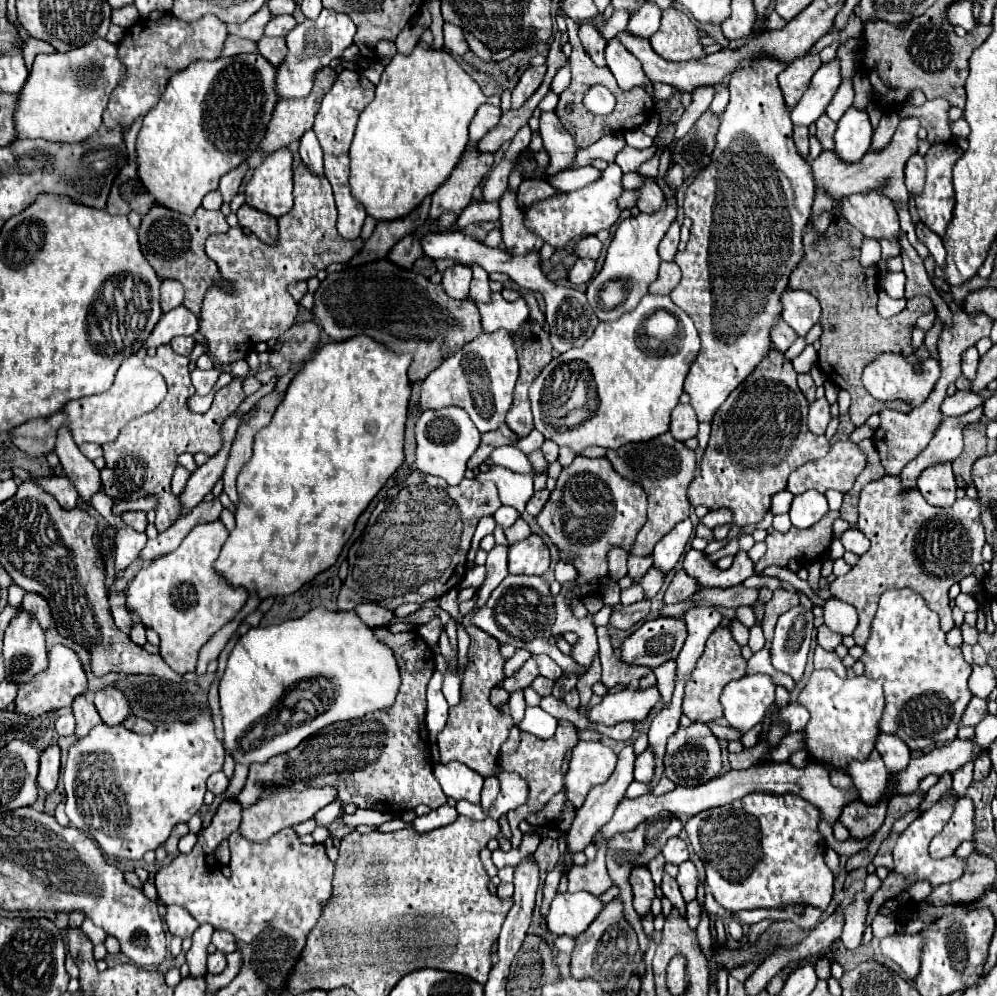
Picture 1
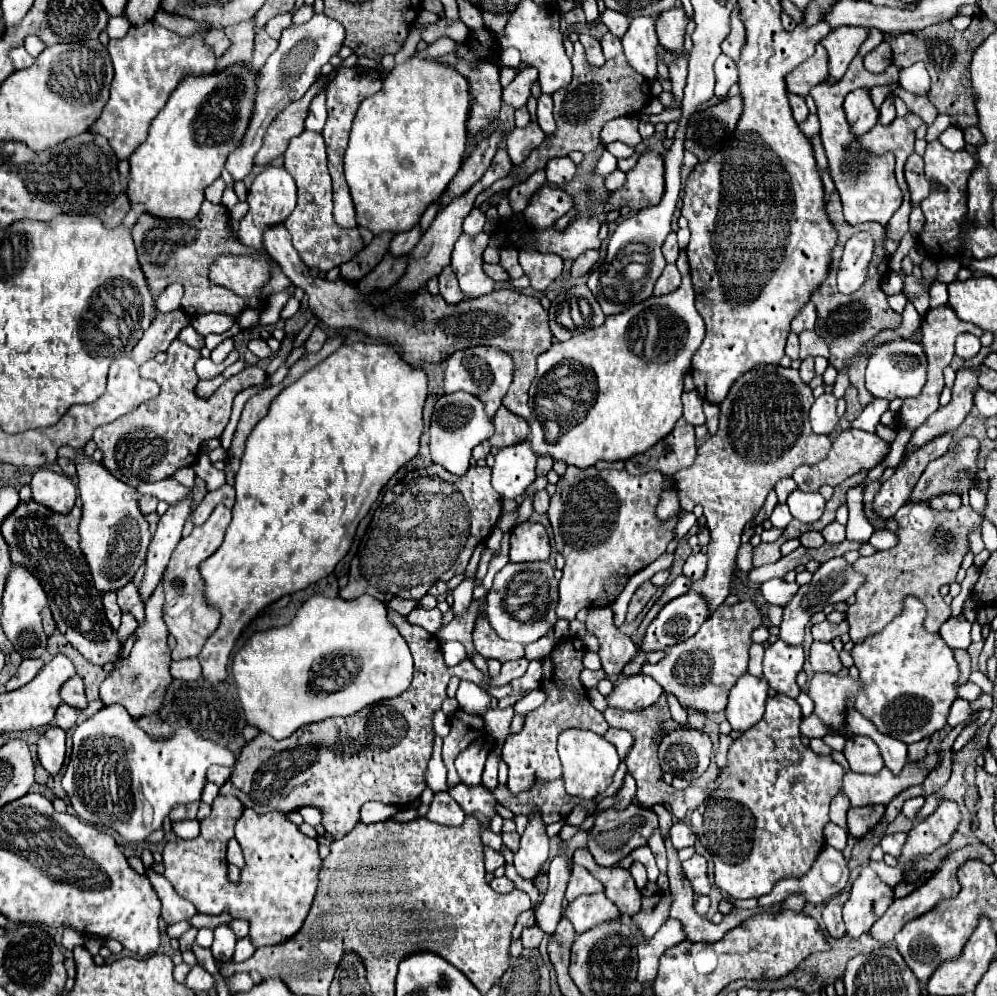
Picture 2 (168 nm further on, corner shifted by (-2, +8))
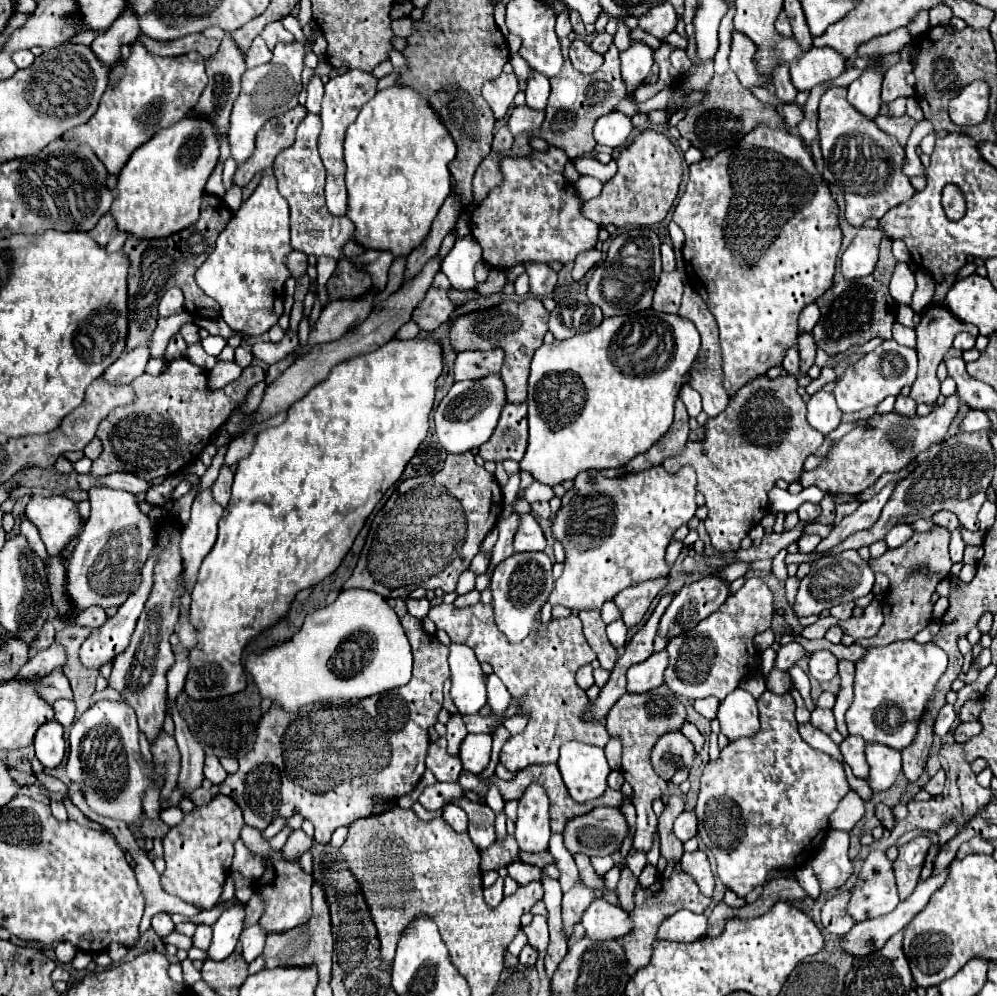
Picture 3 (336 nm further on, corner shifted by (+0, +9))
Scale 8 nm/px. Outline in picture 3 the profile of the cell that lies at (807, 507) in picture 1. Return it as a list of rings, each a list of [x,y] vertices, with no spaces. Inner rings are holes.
[[[805,502],[797,512],[799,512],[799,518],[801,518],[803,522],[811,522],[811,520],[815,520],[815,518],[819,516],[821,508],[819,508],[819,504],[809,504],[809,502]]]

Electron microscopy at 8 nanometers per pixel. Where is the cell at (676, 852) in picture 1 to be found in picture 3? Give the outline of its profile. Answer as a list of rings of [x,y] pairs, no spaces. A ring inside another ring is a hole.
[[[681,812],[679,818],[675,820],[675,836],[681,842],[687,842],[689,838],[693,838],[697,834],[697,816],[695,812]]]

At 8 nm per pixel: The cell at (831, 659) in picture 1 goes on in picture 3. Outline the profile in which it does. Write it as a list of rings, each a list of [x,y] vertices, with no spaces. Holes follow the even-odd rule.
[[[819,650],[809,656],[811,676],[819,682],[829,682],[837,674],[837,658],[829,650]]]

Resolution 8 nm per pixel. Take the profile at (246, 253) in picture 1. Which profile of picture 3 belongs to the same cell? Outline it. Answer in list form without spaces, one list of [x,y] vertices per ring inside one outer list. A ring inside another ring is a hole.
[[[307,114],[297,126],[297,140],[291,148],[283,150],[273,164],[273,172],[279,184],[281,196],[289,202],[290,242],[292,248],[309,256],[343,256],[343,244],[353,236],[353,224],[345,216],[333,216],[325,206],[325,166],[317,152],[317,138],[321,132],[321,118]]]

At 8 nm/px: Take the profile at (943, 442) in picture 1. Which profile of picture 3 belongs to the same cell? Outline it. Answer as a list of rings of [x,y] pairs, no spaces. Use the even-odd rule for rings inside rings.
[[[895,482],[887,484],[875,498],[871,498],[869,502],[863,502],[853,514],[849,514],[839,524],[835,524],[833,530],[831,530],[831,534],[829,534],[829,538],[823,538],[813,552],[817,552],[817,554],[827,552],[833,546],[837,546],[839,542],[843,542],[847,536],[851,536],[851,534],[855,534],[859,530],[871,528],[877,522],[877,518],[879,518],[879,514],[883,510],[885,502],[889,500],[889,494],[893,492],[893,488],[895,488]]]

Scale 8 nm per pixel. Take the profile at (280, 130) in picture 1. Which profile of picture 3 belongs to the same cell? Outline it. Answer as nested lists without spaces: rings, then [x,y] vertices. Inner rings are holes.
[[[297,106],[297,108],[293,108],[281,116],[271,118],[261,128],[261,132],[257,132],[253,154],[247,158],[247,162],[237,166],[237,172],[233,174],[233,184],[243,188],[249,184],[249,180],[257,172],[271,168],[275,156],[279,152],[283,152],[285,148],[293,146],[295,130],[297,130],[299,122],[305,118],[305,114],[307,114],[307,108]]]

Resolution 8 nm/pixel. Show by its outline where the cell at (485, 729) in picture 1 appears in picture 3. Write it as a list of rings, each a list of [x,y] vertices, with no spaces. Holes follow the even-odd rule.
[[[439,738],[439,740],[429,744],[425,764],[435,774],[435,778],[439,782],[455,782],[459,778],[459,772],[463,770],[461,760],[459,758],[451,758],[447,754],[445,738]]]

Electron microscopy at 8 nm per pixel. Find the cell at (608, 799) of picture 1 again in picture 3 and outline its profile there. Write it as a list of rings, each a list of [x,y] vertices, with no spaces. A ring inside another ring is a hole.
[[[536,915],[531,920],[529,926],[521,928],[525,932],[525,936],[529,938],[529,944],[537,950],[537,952],[545,952],[549,943],[549,932],[547,932],[547,920],[541,915]]]

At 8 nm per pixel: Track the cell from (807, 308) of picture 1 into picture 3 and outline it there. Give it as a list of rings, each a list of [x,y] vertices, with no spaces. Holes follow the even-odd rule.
[[[809,304],[807,308],[803,308],[801,316],[799,316],[799,330],[801,332],[811,332],[813,326],[819,320],[819,306],[817,304]]]

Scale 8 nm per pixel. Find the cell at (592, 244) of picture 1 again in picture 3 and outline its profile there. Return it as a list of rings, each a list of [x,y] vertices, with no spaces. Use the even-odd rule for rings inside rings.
[[[549,146],[545,152],[533,150],[525,158],[503,158],[501,160],[501,174],[503,180],[499,186],[495,186],[487,198],[473,208],[471,214],[471,234],[477,240],[477,244],[483,250],[483,262],[487,262],[495,270],[509,270],[515,264],[527,264],[527,262],[553,262],[559,260],[561,264],[573,262],[577,254],[595,248],[599,224],[587,220],[581,214],[581,198],[573,186],[563,176],[565,164],[569,162],[569,156],[565,150],[557,146]]]

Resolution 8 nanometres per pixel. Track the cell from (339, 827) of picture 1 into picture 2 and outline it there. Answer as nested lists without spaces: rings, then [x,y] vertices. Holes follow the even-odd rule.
[[[393,611],[387,613],[387,619],[407,641],[415,659],[415,675],[409,689],[387,703],[375,703],[351,717],[335,717],[301,727],[295,735],[281,741],[263,733],[257,735],[243,747],[229,781],[221,787],[221,795],[237,795],[245,807],[251,807],[257,813],[289,813],[313,805],[323,813],[325,831],[335,839],[341,839],[357,825],[359,807],[363,803],[379,801],[407,805],[417,801],[427,789],[425,769],[435,739],[431,717],[447,697],[445,689],[451,677],[470,680],[488,692],[488,686],[509,684],[514,676],[523,675],[527,669],[525,657],[507,661],[502,664],[500,675],[486,683],[485,675],[468,658],[455,667],[445,667],[439,639],[423,627],[409,625],[405,617],[395,615]]]

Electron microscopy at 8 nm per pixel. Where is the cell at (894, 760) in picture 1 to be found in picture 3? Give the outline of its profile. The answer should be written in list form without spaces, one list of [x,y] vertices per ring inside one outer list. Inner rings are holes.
[[[867,744],[865,746],[865,756],[869,762],[869,786],[873,792],[887,790],[899,770],[901,770],[901,754],[889,746],[881,744]]]

